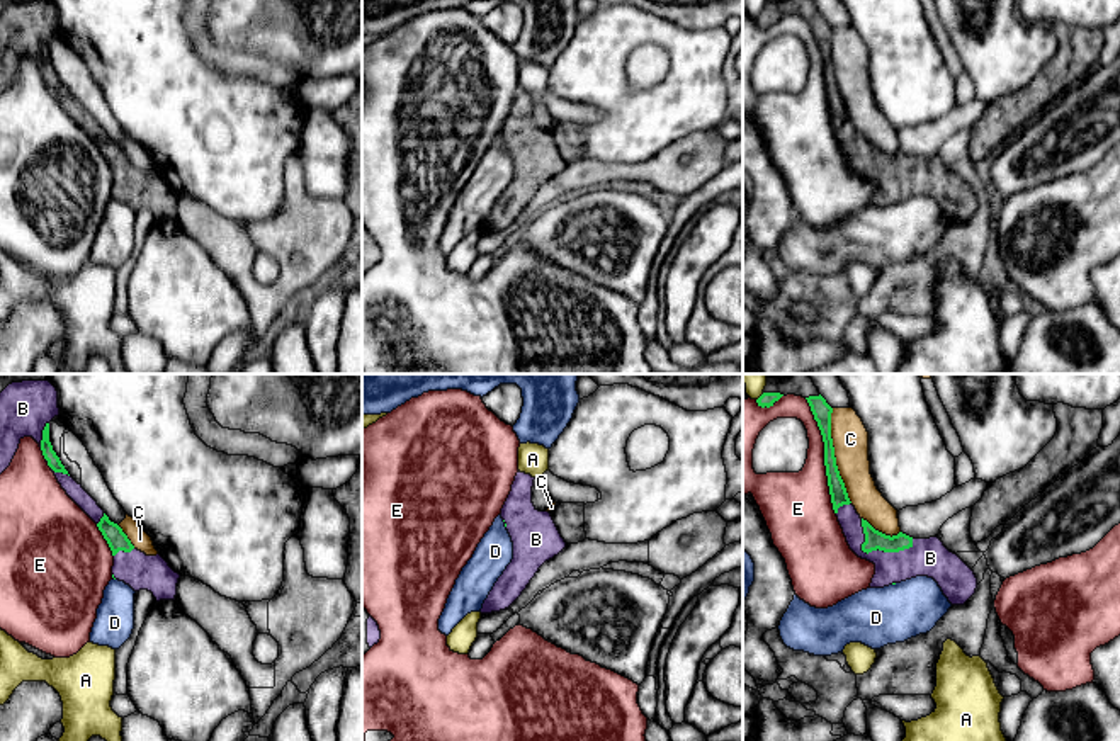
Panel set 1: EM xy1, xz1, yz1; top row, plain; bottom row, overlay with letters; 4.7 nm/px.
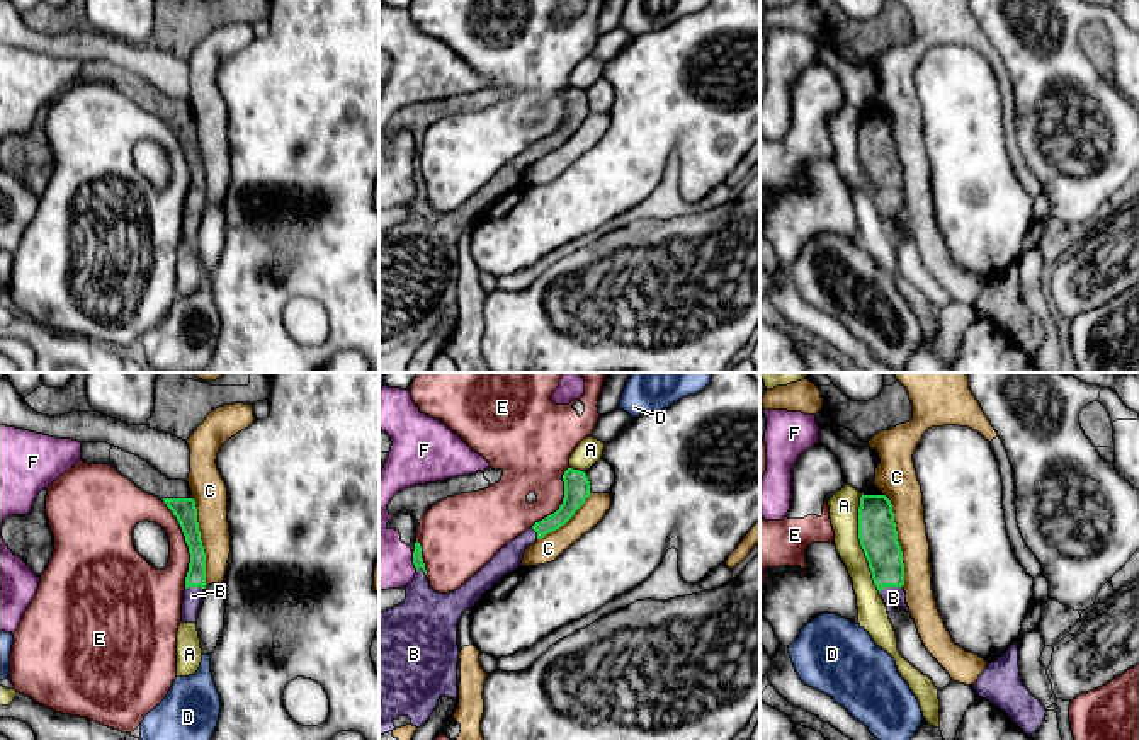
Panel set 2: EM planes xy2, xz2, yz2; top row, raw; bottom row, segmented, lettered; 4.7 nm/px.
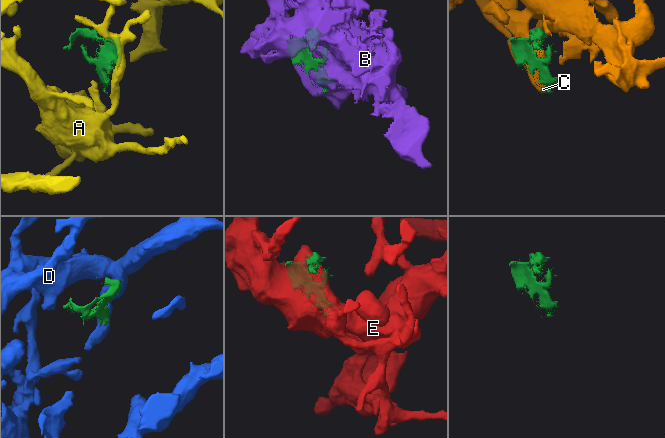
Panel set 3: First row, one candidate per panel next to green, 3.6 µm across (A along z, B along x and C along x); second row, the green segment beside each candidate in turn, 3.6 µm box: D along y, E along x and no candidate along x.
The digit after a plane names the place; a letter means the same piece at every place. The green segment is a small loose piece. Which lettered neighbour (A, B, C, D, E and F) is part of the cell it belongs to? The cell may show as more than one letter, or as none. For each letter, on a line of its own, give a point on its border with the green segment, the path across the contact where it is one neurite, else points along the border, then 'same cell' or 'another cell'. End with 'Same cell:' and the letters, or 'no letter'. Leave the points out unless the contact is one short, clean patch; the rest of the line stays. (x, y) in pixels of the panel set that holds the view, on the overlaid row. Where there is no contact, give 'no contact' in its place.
A: contact yz2 (861, 545); another cell
B: contact yz1 (874, 549); same cell
C: contact yz1 (833, 456); another cell
D: contact xz1 (505, 524); border xz1 (502, 520), (505, 527); another cell
E: contact yz1 (825, 456); another cell
F: contact xz2 (413, 562); border xz2 (412, 552), (412, 562), (417, 570); another cell
Same cell: B

